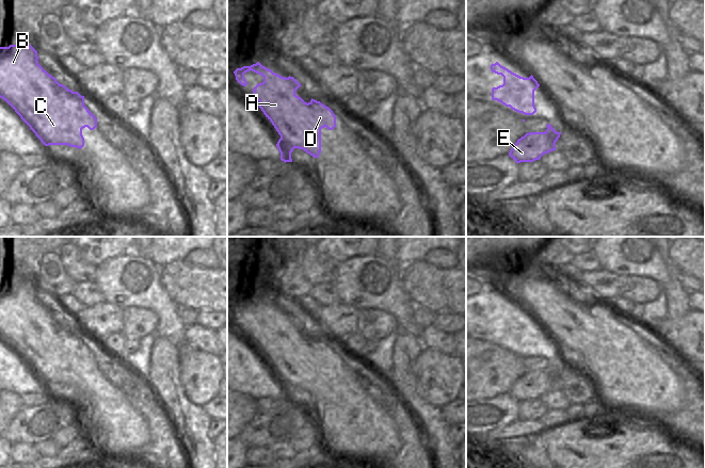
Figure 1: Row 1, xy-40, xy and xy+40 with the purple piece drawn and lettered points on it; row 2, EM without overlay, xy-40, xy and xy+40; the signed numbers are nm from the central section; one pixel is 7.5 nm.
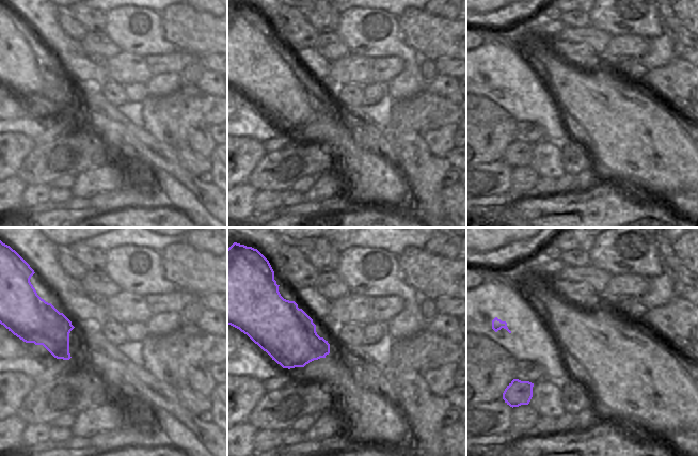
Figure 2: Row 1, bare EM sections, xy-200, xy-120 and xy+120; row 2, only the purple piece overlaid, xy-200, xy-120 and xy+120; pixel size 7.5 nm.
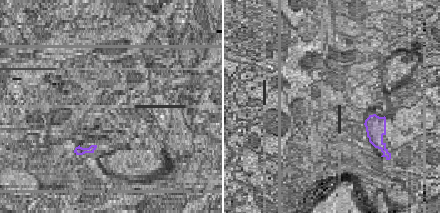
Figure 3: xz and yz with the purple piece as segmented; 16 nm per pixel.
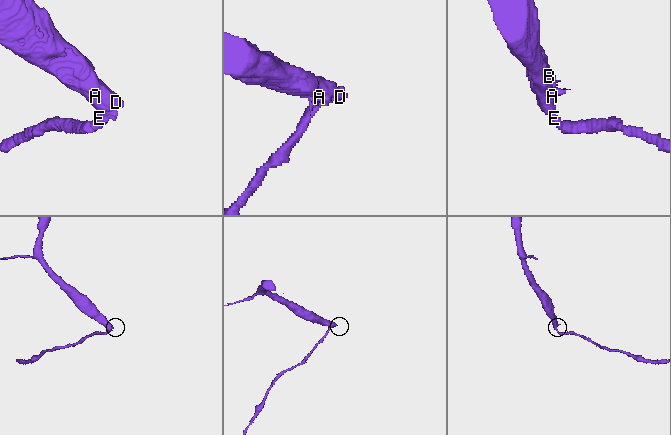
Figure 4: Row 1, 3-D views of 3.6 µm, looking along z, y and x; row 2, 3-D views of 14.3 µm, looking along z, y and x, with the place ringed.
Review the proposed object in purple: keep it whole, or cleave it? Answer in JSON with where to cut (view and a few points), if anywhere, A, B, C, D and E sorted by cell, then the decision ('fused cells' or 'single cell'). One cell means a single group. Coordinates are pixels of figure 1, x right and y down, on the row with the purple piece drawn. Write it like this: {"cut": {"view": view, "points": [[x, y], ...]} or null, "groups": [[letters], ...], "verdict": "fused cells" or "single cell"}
{"cut": {"view": "xy+40", "points": [[544, 132], [550, 138], [550, 147], [553, 149]]}, "groups": [["A", "B", "C", "D"], ["E"]], "verdict": "fused cells"}

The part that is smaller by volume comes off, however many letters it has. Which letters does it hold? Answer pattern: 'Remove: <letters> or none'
Remove: E.

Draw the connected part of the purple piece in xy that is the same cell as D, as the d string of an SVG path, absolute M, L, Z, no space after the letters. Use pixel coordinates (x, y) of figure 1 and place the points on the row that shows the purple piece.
M259 62L234 71L241 85L247 85L244 74L250 70L263 77L263 82L253 88L253 99L259 101L259 108L281 139L318 158L321 152L321 129L326 127L333 130L336 127L333 111L313 98L305 102L295 95L301 84L293 77L282 77Z

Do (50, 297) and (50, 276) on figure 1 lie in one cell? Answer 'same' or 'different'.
different

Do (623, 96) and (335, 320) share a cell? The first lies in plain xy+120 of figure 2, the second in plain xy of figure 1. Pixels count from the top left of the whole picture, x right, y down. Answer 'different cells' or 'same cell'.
different cells

